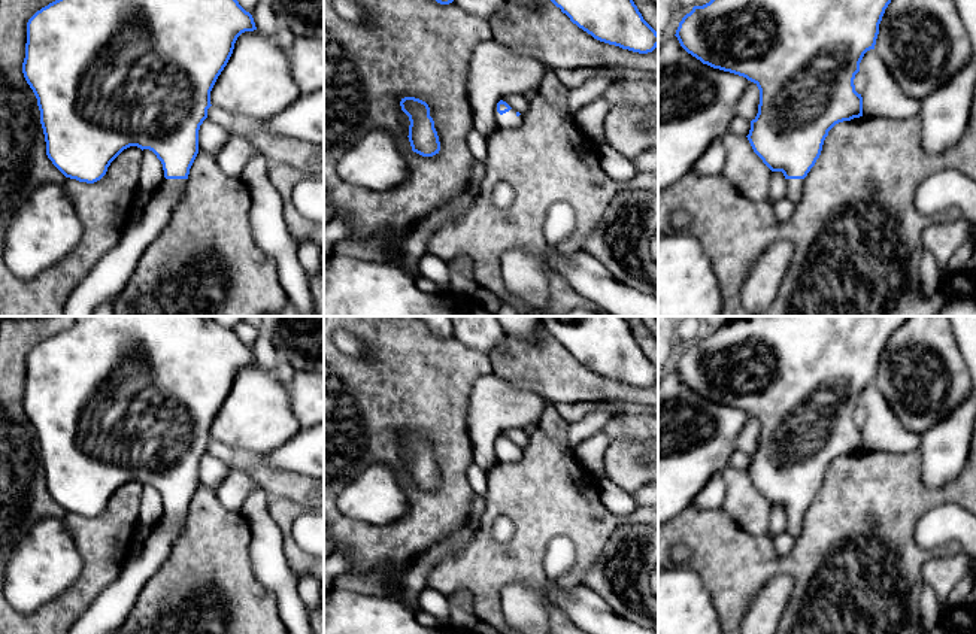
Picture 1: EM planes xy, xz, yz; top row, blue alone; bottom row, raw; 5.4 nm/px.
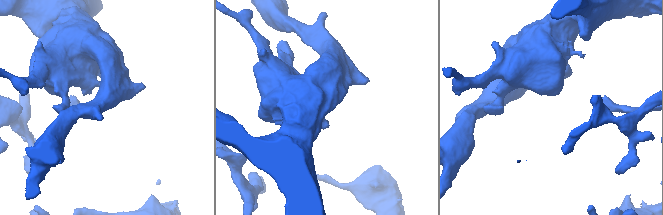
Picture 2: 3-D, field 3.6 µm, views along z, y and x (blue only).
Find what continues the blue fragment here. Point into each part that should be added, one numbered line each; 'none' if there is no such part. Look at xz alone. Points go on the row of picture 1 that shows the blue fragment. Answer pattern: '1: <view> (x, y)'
1: xz (509, 120)

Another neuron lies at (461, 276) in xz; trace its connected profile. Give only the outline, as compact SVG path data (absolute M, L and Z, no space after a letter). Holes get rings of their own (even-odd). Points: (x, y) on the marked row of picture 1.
M458 257L448 263L451 291L455 294L473 295L479 285L473 274L473 261L467 257Z

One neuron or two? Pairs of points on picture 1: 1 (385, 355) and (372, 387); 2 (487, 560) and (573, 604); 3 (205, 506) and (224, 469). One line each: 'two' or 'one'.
1: one
2: two
3: two

